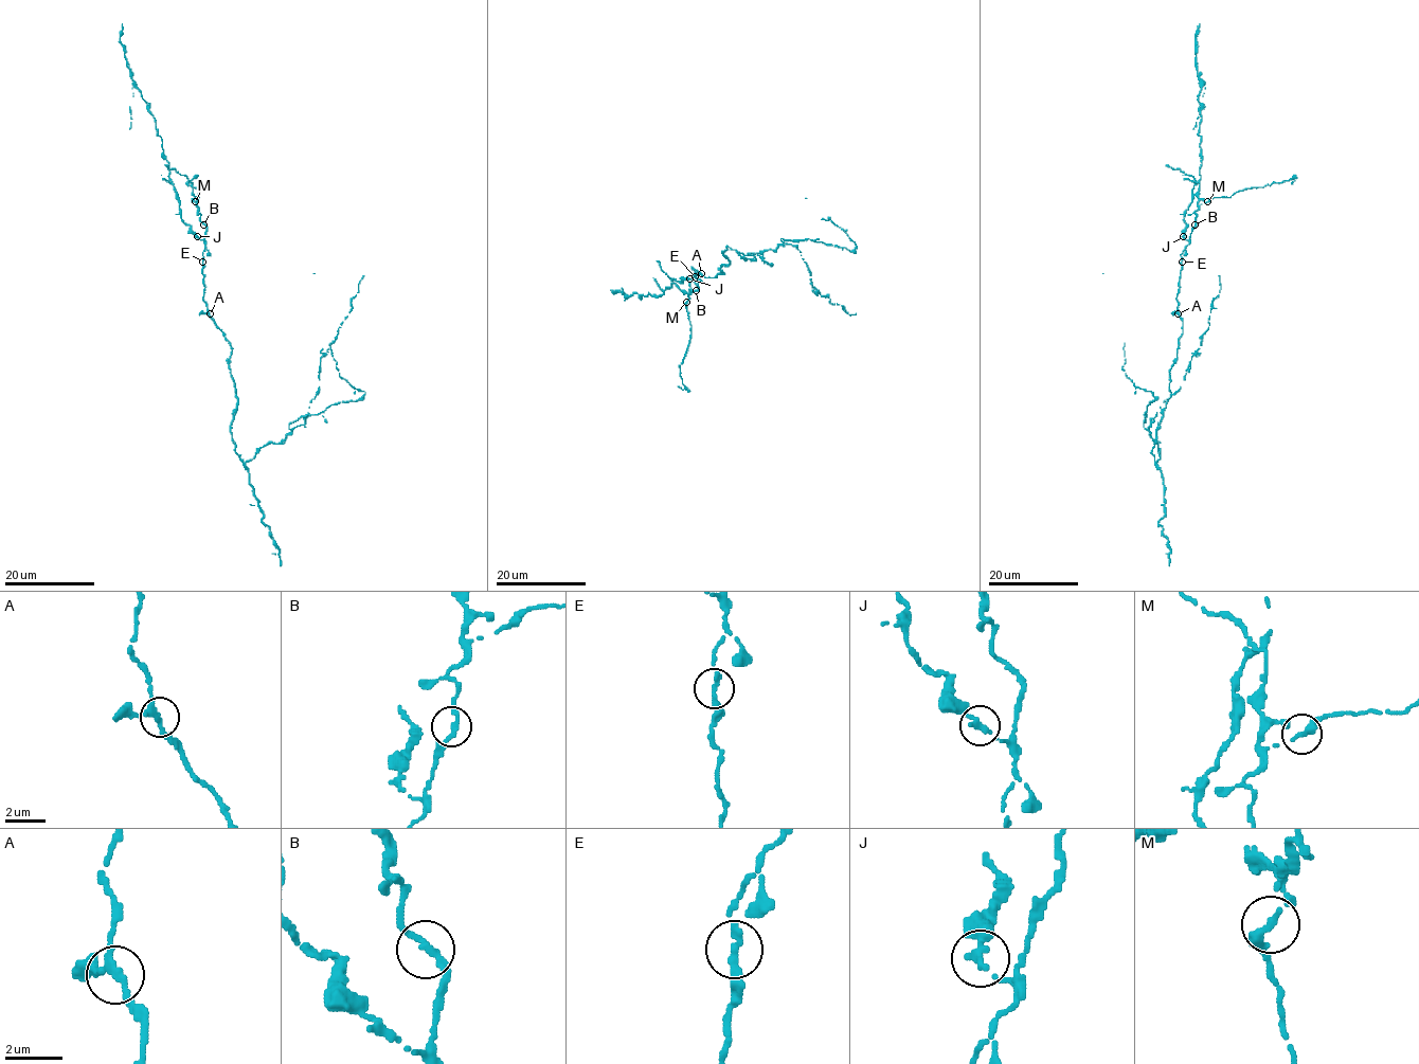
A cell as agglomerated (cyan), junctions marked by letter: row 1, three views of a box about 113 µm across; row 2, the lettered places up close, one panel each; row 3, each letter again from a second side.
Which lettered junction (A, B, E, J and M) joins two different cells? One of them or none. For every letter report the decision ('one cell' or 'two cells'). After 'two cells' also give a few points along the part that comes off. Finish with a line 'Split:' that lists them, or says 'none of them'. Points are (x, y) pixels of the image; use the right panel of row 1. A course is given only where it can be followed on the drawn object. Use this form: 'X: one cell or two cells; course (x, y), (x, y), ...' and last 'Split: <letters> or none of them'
A: one cell
B: one cell
E: one cell
J: two cells; course (1184, 236), (1184, 213), (1201, 178), (1201, 82), (1196, 67), (1196, 33), (1199, 23)
M: one cell
Split: J

